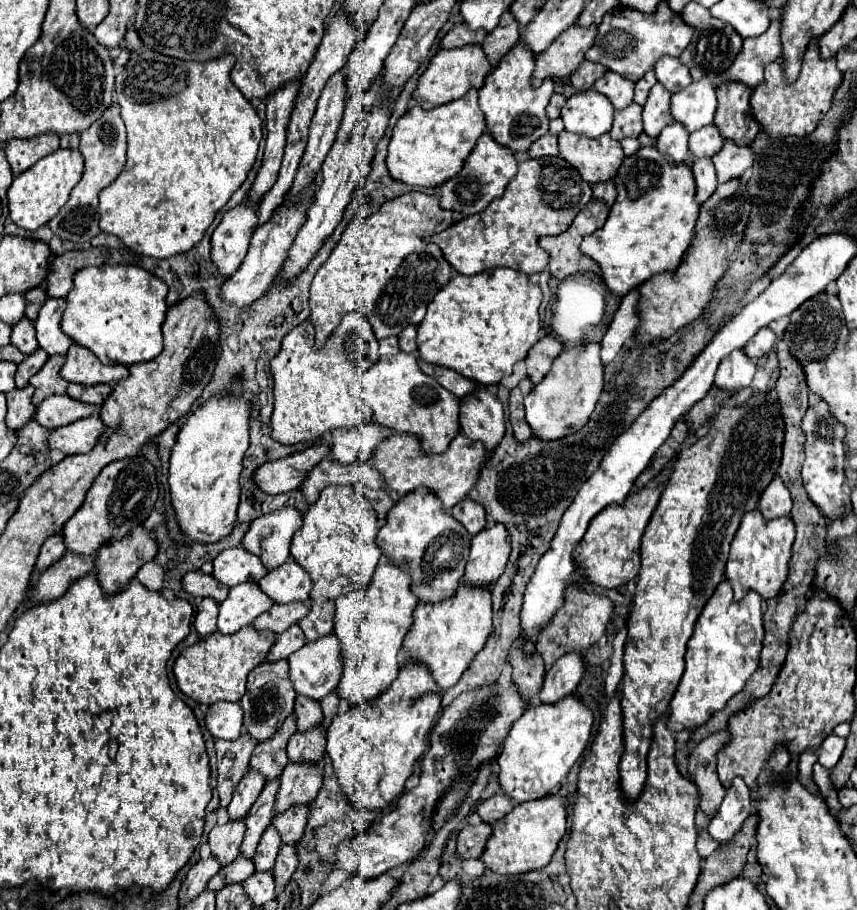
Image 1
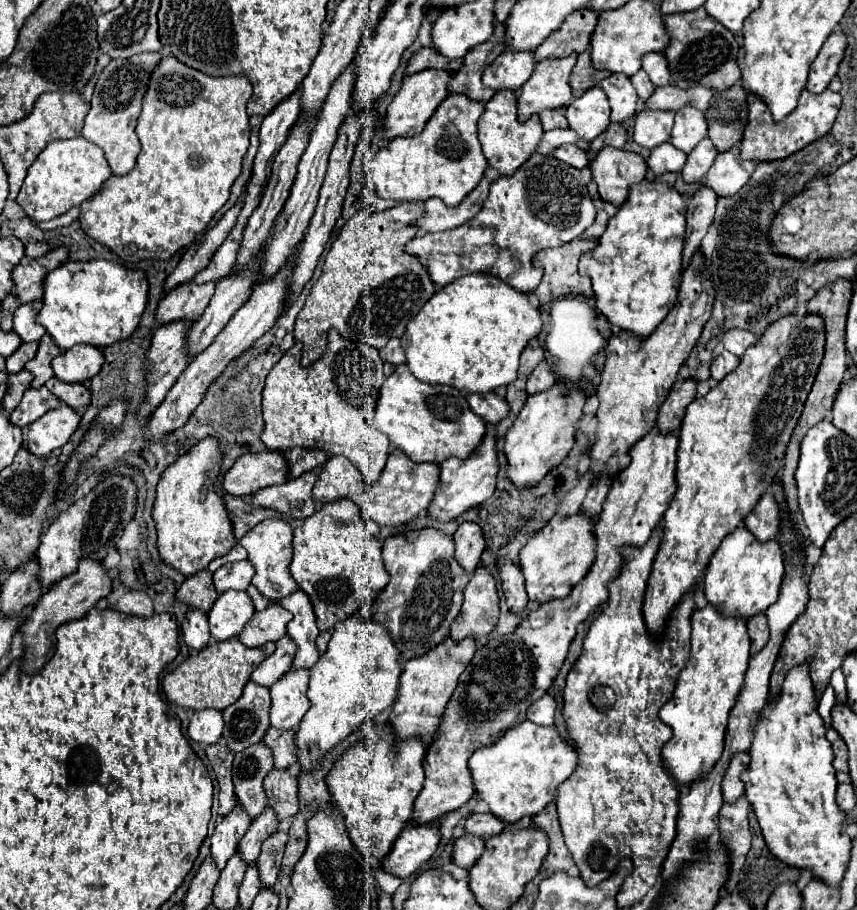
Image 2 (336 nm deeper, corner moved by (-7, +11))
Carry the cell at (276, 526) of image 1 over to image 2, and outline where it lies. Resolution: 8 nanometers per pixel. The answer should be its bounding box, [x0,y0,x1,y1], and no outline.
[240,520,298,602]

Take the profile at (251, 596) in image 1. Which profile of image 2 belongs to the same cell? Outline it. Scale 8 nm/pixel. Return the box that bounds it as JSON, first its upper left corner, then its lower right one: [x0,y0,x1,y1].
[208,590,254,640]

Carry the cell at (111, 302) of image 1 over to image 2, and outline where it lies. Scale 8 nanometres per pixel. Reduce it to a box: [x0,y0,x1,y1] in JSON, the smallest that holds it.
[12,260,148,350]

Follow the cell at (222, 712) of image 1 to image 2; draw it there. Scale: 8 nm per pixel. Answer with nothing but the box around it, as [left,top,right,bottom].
[186,710,224,746]

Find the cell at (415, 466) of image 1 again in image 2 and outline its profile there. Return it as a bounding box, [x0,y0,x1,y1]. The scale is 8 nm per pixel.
[312,448,440,526]

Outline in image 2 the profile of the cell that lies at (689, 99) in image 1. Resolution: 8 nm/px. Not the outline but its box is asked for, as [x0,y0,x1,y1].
[670,106,708,154]

